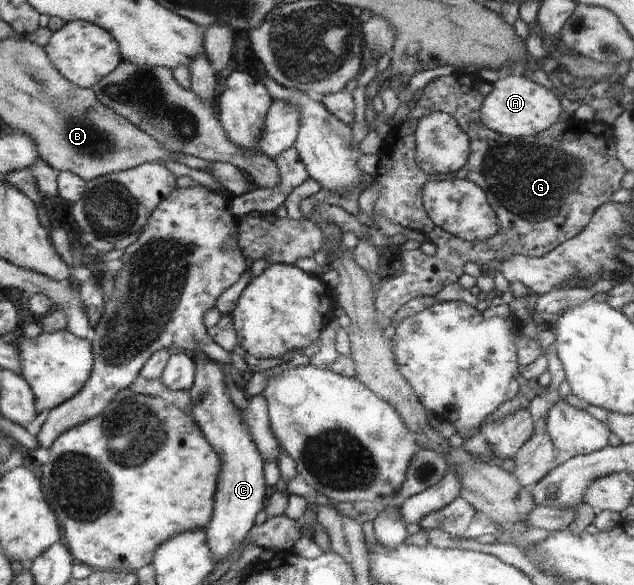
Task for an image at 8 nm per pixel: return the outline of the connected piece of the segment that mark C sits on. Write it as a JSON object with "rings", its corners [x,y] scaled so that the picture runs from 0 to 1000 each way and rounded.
{"rings":[[[309,600],[303,610],[306,610],[309,639],[304,658],[298,663],[303,691],[297,703],[349,786],[338,843],[336,880],[325,899],[328,933],[333,945],[342,950],[344,961],[385,923],[388,911],[402,897],[404,879],[416,868],[421,832],[416,821],[416,786],[397,749],[390,721],[363,682],[363,667],[353,655],[350,622],[319,600]]]}

